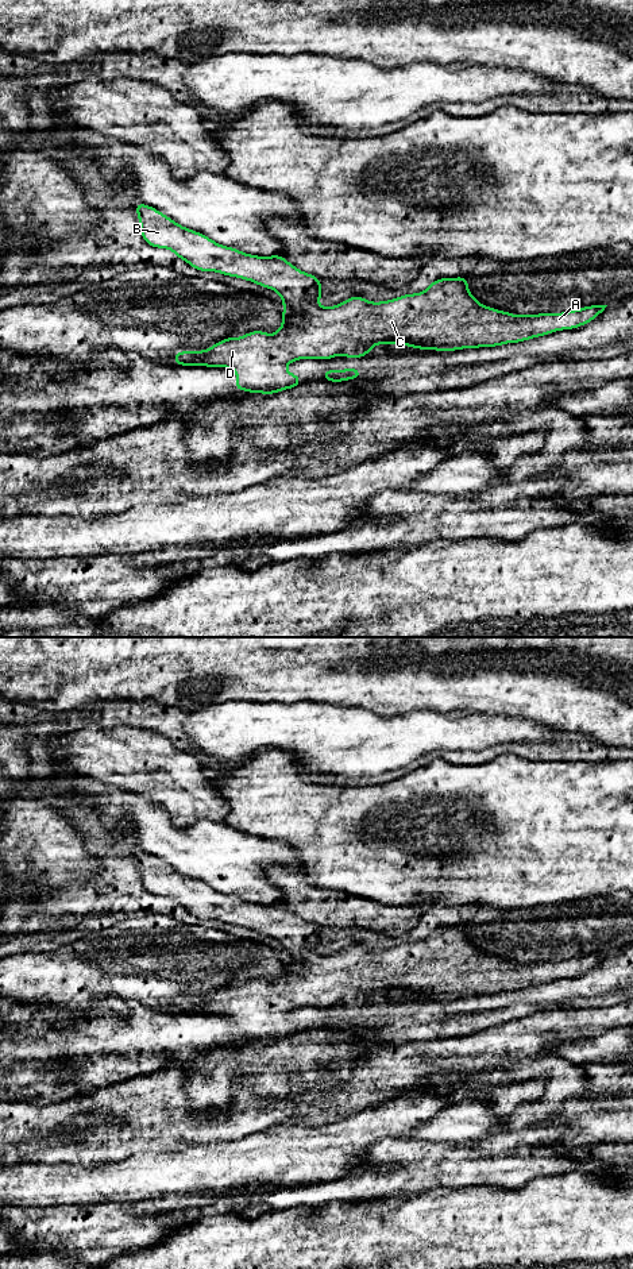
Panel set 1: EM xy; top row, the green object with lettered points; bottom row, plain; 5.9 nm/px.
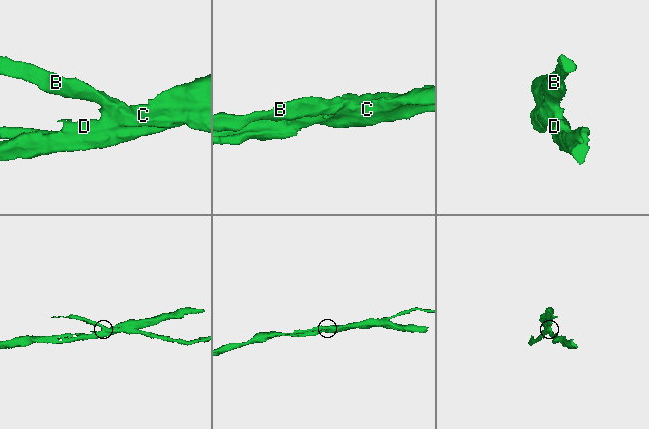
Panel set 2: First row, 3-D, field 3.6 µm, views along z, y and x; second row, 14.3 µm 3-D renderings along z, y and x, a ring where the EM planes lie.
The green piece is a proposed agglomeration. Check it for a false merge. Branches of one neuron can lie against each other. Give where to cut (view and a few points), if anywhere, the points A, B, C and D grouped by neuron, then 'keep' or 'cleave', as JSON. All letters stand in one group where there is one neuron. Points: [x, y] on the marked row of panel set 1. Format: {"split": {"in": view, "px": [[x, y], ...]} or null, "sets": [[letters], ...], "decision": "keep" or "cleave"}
{"split": {"in": "xy", "px": [[315, 300], [305, 301], [297, 309], [285, 307]]}, "sets": [["A", "C", "D"], ["B"]], "decision": "cleave"}

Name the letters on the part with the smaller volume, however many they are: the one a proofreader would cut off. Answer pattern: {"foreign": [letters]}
{"foreign": ["B"]}

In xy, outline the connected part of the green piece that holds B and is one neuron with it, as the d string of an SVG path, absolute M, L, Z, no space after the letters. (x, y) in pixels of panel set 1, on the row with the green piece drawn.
M142 202L135 204L135 211L139 217L142 238L148 246L171 250L177 258L184 259L198 271L216 271L273 289L281 296L283 306L293 310L298 310L304 302L323 298L321 279L298 270L282 255L258 256L221 246L207 235L185 228L158 209Z

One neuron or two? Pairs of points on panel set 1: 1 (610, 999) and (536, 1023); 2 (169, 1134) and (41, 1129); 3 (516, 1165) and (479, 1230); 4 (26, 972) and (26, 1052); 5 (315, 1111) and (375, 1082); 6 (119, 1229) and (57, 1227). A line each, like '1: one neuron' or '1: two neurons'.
1: two neurons
2: one neuron
3: two neurons
4: two neurons
5: one neuron
6: one neuron

